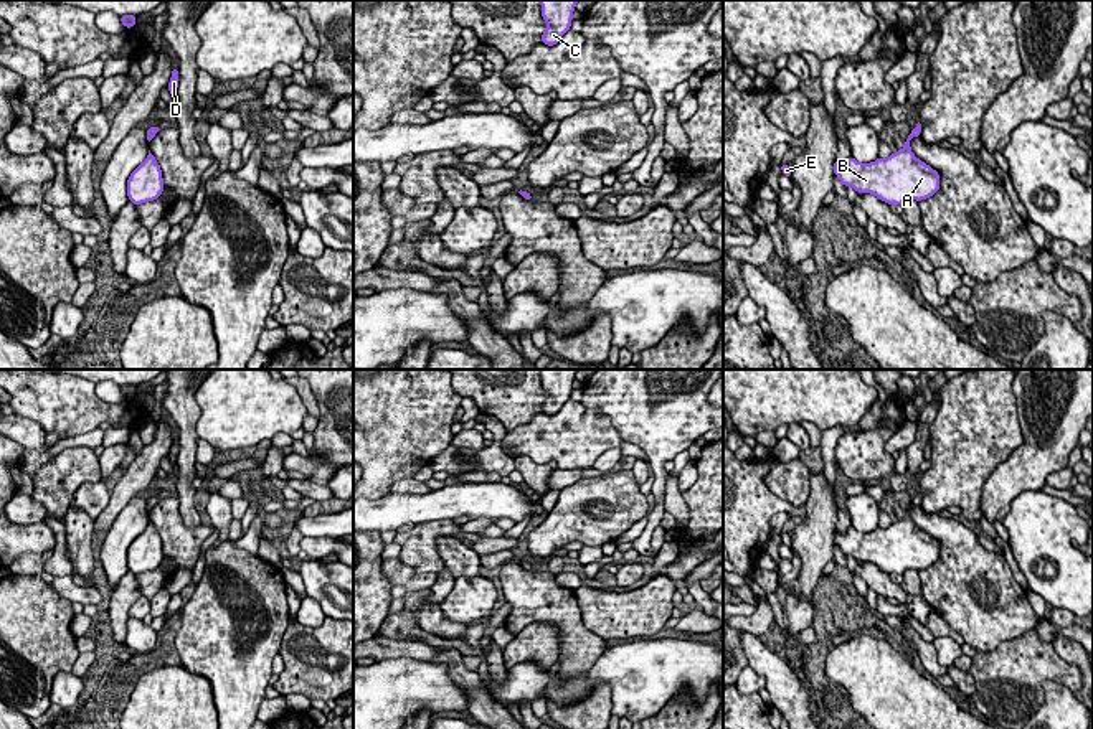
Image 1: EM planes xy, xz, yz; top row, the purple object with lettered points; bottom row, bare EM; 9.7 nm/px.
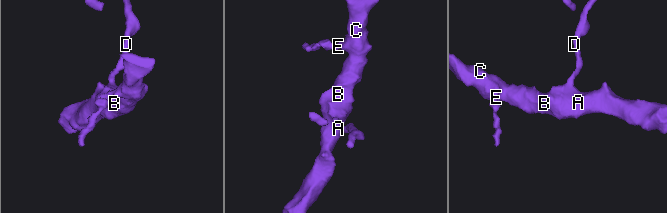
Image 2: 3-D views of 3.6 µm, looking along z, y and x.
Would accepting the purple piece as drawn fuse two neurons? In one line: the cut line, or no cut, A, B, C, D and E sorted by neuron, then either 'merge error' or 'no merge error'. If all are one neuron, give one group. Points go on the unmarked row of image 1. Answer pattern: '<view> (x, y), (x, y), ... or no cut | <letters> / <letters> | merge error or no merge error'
no cut | A B C D E | no merge error

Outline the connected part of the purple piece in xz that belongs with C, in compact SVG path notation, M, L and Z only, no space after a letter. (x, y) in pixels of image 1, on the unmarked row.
M540 369L542 386L546 399L542 402L542 412L553 416L570 399L573 379L578 369Z

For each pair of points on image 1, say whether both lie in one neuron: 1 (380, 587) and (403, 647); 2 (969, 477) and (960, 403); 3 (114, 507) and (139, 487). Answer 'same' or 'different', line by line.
1: different
2: same
3: same

